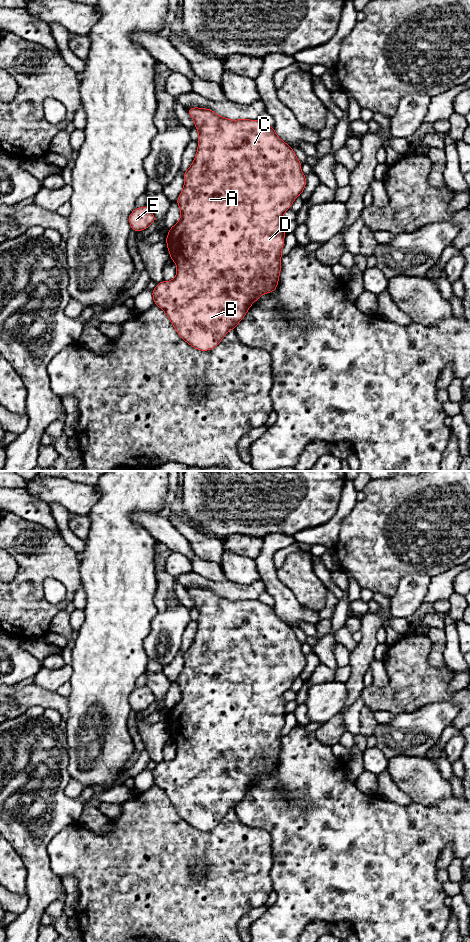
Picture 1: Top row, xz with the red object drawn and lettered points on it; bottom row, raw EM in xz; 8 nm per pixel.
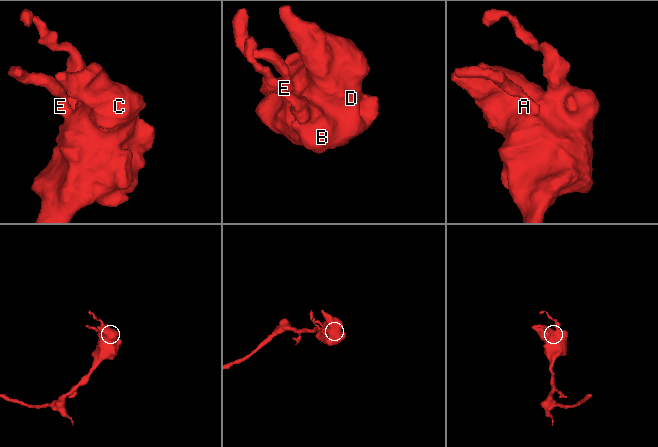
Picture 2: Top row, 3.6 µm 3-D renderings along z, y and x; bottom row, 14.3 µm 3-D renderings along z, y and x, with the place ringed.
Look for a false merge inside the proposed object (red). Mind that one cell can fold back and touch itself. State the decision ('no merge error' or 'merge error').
no merge error

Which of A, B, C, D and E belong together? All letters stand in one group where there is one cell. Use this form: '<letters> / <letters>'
A B C D E

